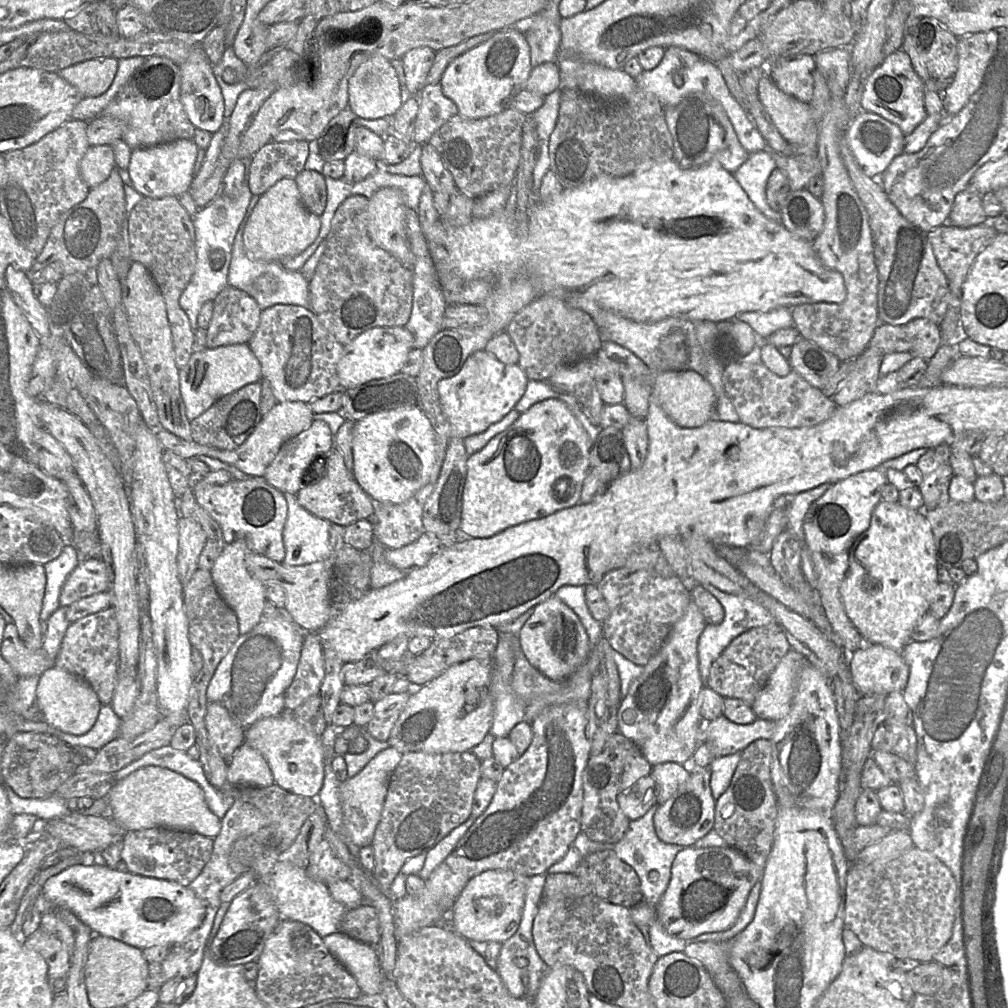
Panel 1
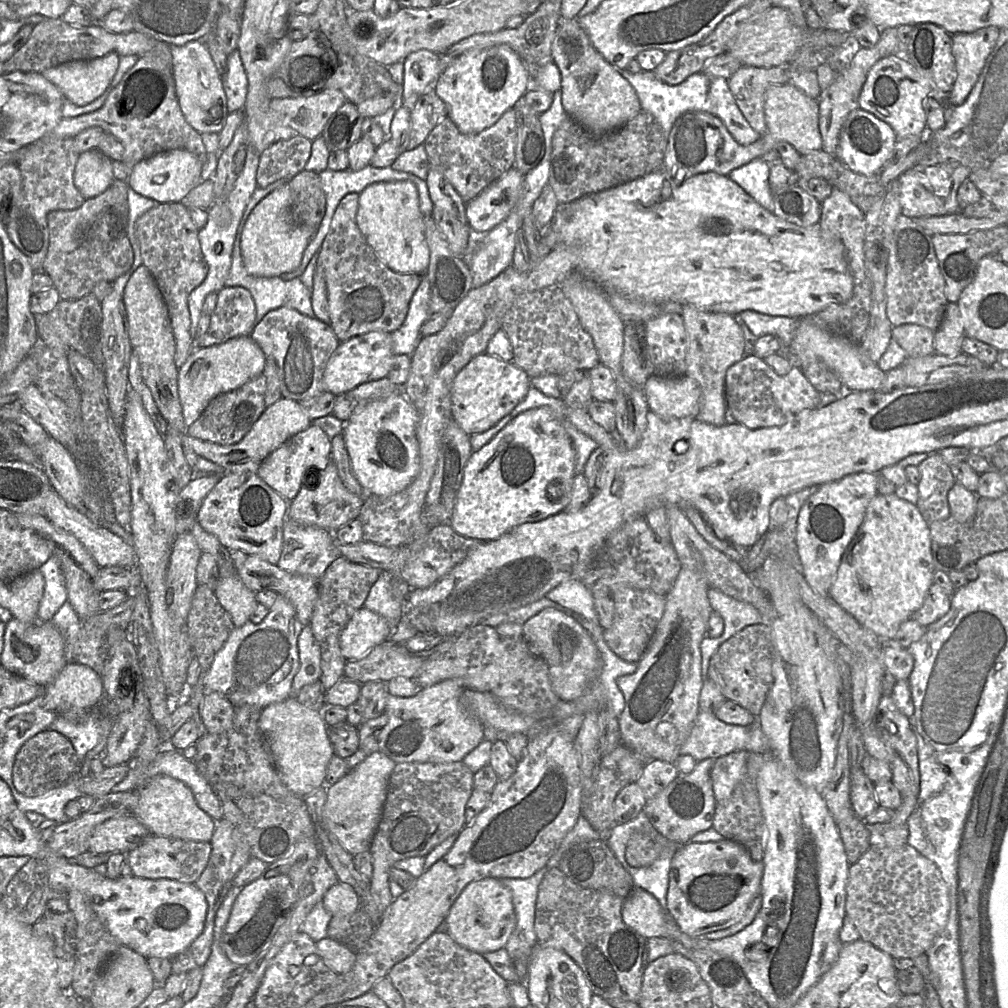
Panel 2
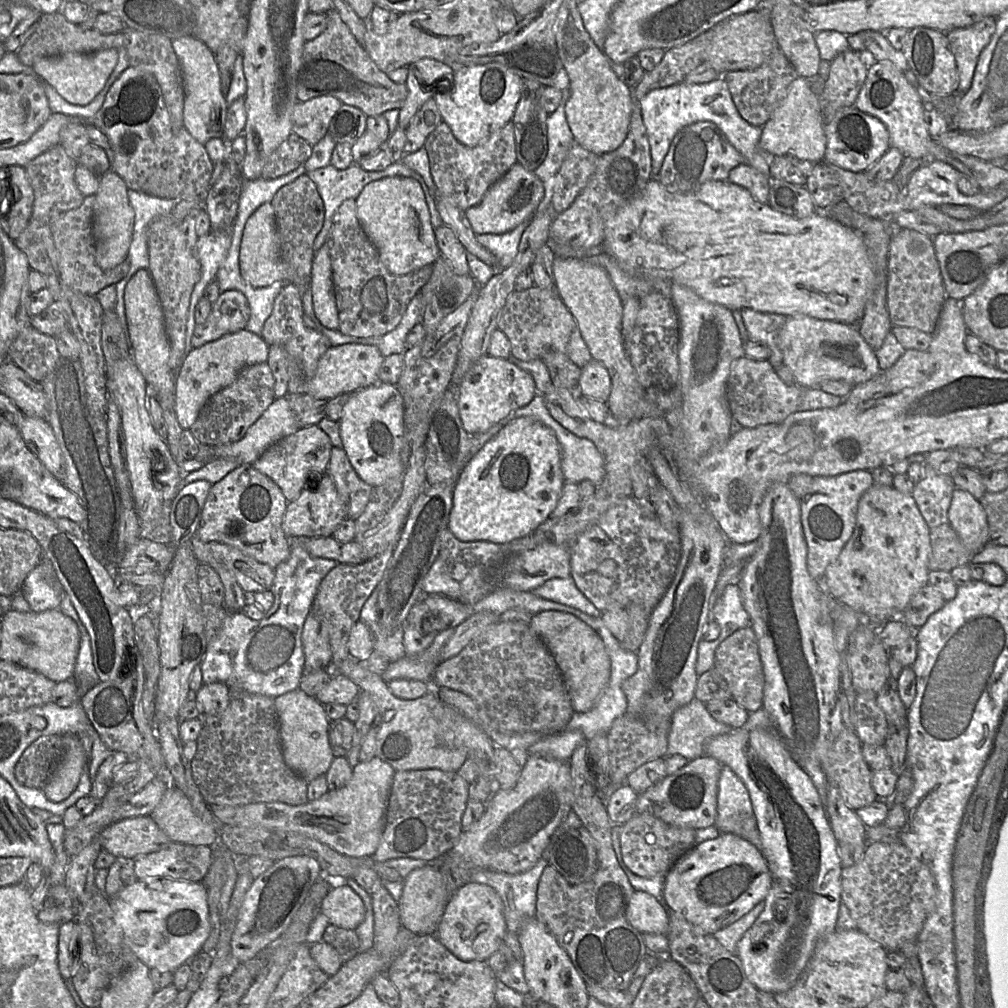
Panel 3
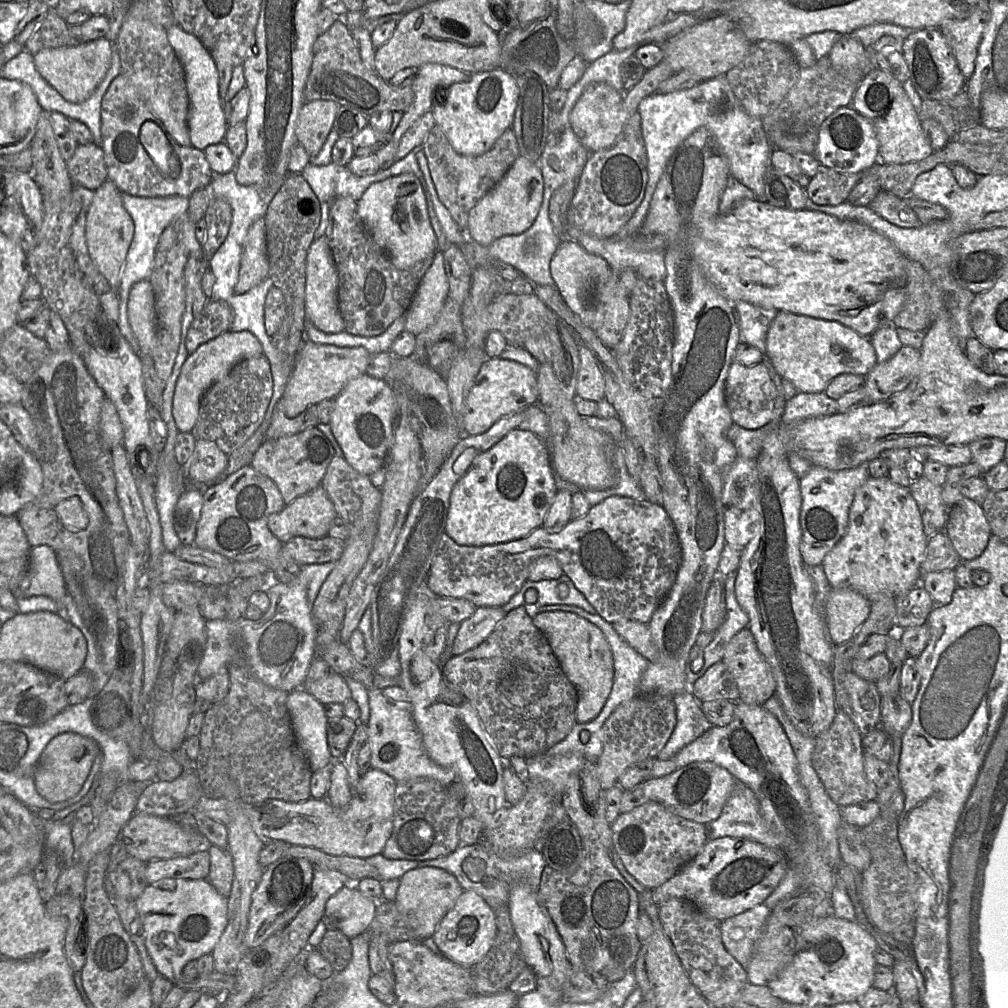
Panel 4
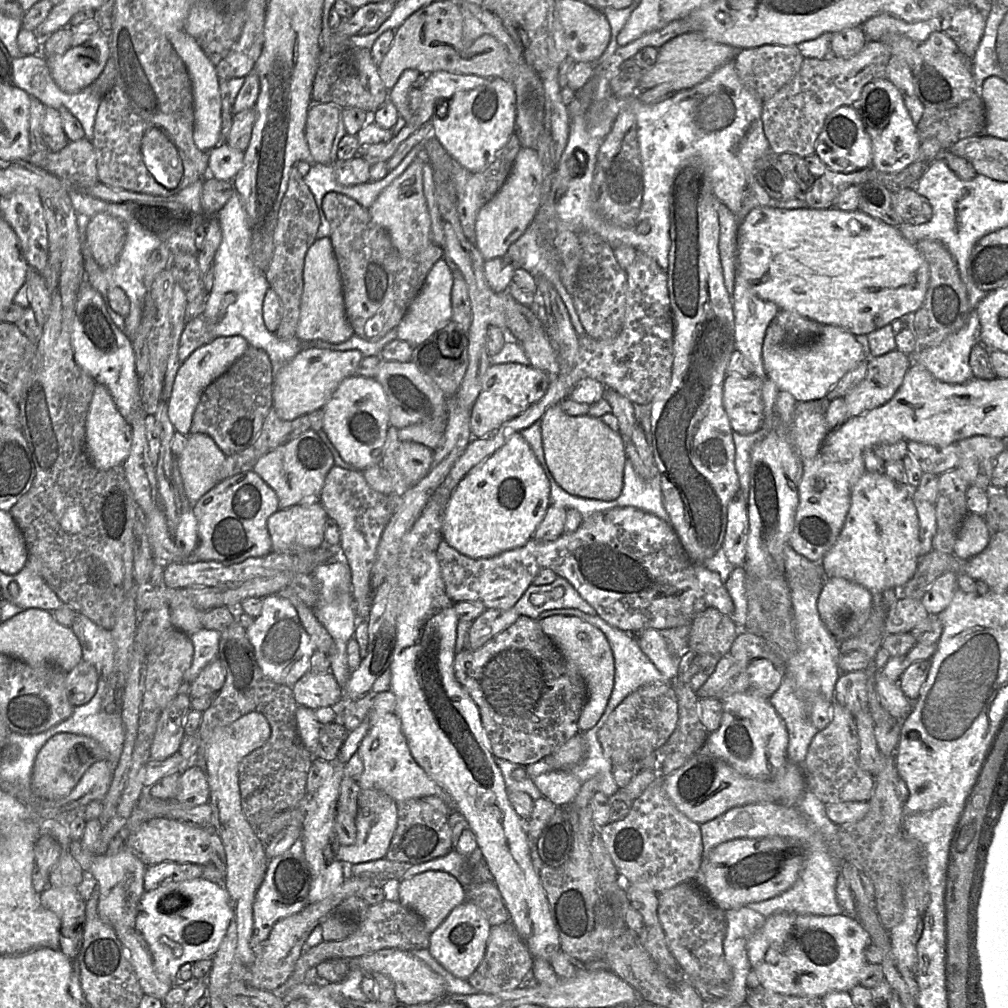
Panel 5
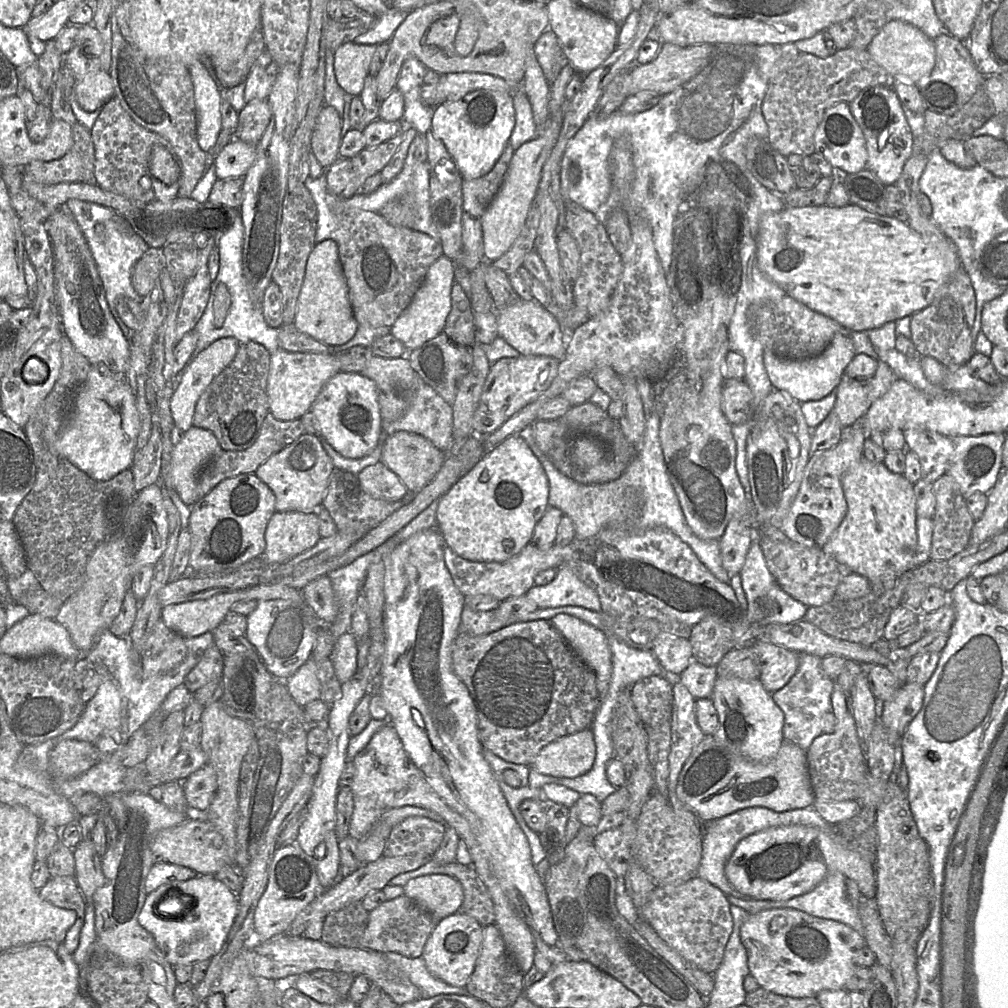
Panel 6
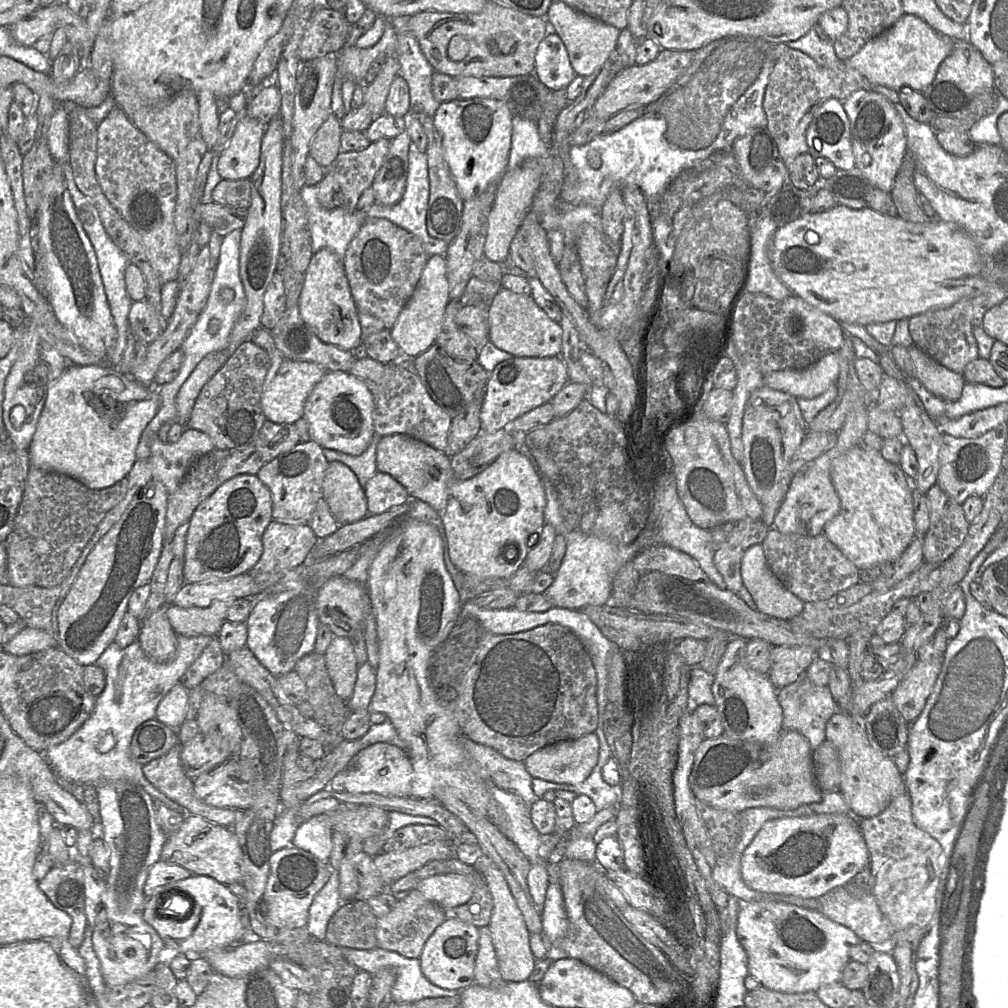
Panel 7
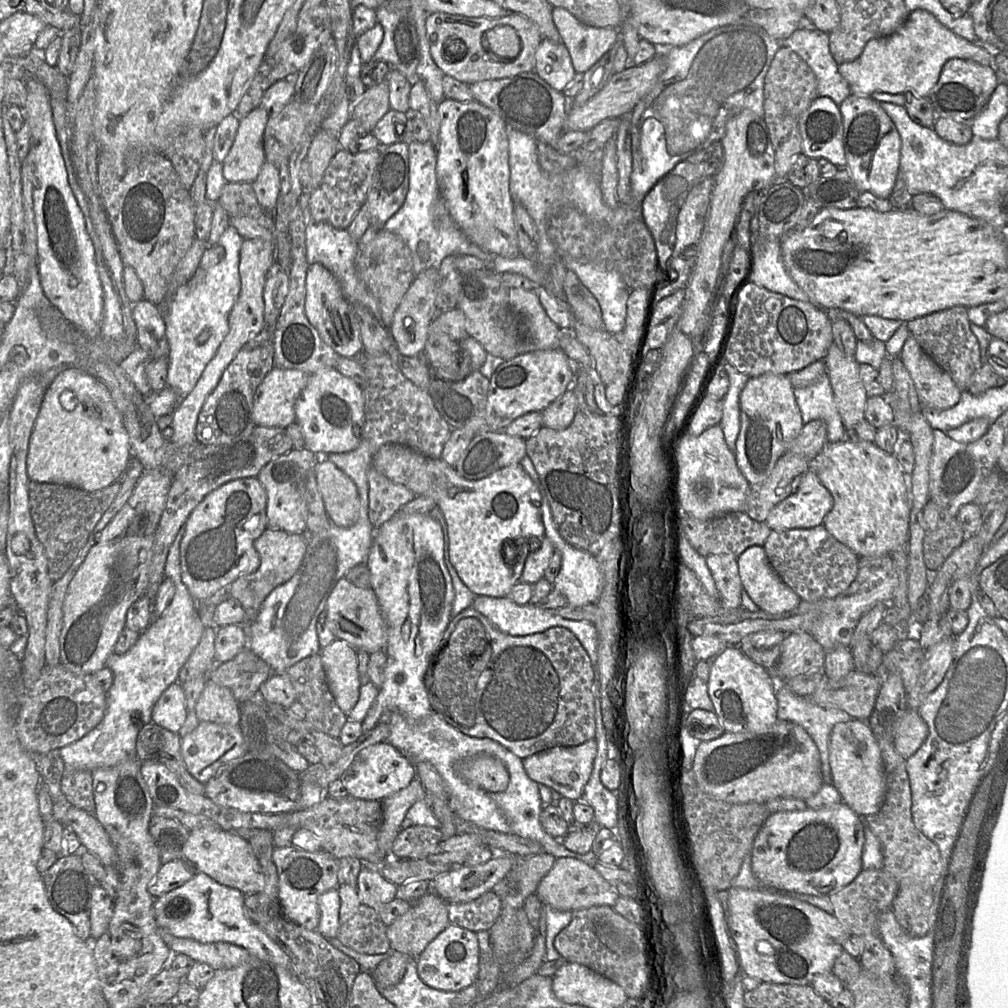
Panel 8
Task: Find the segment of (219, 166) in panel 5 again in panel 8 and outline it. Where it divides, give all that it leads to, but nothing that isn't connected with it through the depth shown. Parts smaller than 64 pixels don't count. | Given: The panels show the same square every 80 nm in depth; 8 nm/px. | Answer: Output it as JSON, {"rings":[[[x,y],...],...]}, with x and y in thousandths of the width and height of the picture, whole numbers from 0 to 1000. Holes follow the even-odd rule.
{"rings":[[[259,105],[249,109],[241,118],[233,133],[230,145],[220,161],[220,173],[224,181],[251,182],[263,160],[261,134],[267,114]]]}

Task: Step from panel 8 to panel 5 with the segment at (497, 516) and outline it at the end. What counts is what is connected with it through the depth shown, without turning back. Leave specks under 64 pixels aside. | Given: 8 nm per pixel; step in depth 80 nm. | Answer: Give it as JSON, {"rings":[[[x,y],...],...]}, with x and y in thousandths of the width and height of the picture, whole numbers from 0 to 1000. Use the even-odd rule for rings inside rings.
{"rings":[[[509,430],[488,451],[481,454],[454,479],[442,501],[438,535],[455,549],[468,554],[487,554],[529,533],[546,501],[546,479],[527,443],[516,430]],[[399,438],[393,446],[392,456],[402,480],[409,483],[425,469],[430,446],[417,439]]]}

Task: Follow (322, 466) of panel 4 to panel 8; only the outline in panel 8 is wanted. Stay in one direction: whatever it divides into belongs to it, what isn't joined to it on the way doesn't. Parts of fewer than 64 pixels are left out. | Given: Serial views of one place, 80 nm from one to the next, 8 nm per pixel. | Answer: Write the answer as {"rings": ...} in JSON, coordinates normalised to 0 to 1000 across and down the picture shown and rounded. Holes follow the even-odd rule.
{"rings":[[[305,444],[290,445],[271,455],[256,469],[255,474],[265,490],[265,524],[276,525],[292,530],[302,530],[305,524],[304,507],[296,477],[305,467],[313,467],[317,457],[314,449]]]}

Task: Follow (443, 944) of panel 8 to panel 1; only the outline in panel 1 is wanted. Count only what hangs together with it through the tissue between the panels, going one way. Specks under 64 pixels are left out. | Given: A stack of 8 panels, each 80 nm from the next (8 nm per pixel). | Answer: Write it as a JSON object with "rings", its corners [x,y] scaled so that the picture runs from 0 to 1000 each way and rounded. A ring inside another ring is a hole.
{"rings":[[[483,863],[467,871],[451,893],[445,910],[447,921],[460,932],[499,936],[514,922],[520,899],[523,869],[506,863]]]}

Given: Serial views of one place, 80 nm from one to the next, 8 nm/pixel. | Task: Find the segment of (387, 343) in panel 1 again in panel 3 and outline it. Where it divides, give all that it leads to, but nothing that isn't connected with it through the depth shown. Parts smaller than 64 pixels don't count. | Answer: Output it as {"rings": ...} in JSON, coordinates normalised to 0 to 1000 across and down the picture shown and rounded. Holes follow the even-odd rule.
{"rings":[[[346,340],[328,343],[317,354],[304,391],[313,396],[326,397],[376,380],[375,370],[380,357],[381,354],[370,342]]]}

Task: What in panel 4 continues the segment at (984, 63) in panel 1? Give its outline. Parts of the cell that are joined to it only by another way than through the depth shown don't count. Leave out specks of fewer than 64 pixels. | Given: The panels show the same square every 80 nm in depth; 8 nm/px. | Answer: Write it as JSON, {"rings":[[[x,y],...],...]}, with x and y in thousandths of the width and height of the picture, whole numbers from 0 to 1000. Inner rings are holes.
{"rings":[[[980,2],[971,3],[957,19],[940,19],[933,25],[951,68],[959,80],[968,66],[968,57],[984,12]]]}

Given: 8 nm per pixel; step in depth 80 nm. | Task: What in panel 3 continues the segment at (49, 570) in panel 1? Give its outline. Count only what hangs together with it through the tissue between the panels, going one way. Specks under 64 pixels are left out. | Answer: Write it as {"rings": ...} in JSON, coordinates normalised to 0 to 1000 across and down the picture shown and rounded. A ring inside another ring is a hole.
{"rings":[[[40,559],[29,568],[19,589],[34,608],[57,605],[61,596],[60,585],[47,572],[44,560]]]}

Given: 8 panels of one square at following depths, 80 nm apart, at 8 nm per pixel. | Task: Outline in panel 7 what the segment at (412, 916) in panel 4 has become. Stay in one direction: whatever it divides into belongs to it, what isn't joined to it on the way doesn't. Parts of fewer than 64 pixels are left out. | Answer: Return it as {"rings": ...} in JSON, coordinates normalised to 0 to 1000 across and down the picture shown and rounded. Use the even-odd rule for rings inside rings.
{"rings":[[[456,867],[431,868],[416,874],[413,883],[442,903],[465,894],[470,883],[468,872]]]}

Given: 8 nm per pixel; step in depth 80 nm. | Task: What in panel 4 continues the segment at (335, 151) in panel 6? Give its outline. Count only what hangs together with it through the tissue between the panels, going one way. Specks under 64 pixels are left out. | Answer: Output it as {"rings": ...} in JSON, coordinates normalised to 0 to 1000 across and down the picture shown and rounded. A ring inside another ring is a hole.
{"rings":[[[327,99],[303,101],[300,105],[293,131],[296,141],[308,156],[313,155],[320,146],[330,127],[335,107],[336,104]]]}

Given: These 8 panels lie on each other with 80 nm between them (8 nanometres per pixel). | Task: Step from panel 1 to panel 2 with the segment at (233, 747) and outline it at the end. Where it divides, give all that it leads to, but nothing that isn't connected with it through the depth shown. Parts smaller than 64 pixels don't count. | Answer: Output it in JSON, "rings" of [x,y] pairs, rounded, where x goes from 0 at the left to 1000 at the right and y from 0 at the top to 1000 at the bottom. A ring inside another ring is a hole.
{"rings":[[[205,687],[200,701],[200,714],[207,727],[220,727],[231,717],[232,699],[217,687]]]}

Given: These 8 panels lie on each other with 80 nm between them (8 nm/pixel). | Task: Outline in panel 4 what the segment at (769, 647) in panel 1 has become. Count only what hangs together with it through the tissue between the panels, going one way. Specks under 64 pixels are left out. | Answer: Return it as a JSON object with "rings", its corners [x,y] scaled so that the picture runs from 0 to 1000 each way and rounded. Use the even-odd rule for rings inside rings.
{"rings":[[[742,622],[724,634],[716,656],[731,679],[732,695],[742,699],[757,699],[768,689],[770,678],[766,666]]]}

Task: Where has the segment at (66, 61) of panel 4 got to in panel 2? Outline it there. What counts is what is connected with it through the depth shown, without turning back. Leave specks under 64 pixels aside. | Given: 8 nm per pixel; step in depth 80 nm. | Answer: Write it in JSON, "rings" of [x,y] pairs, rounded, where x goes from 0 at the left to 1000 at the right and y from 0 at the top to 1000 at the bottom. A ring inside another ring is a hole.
{"rings":[[[114,52],[86,60],[71,60],[49,67],[41,73],[53,82],[64,98],[85,104],[102,93],[118,65]]]}

